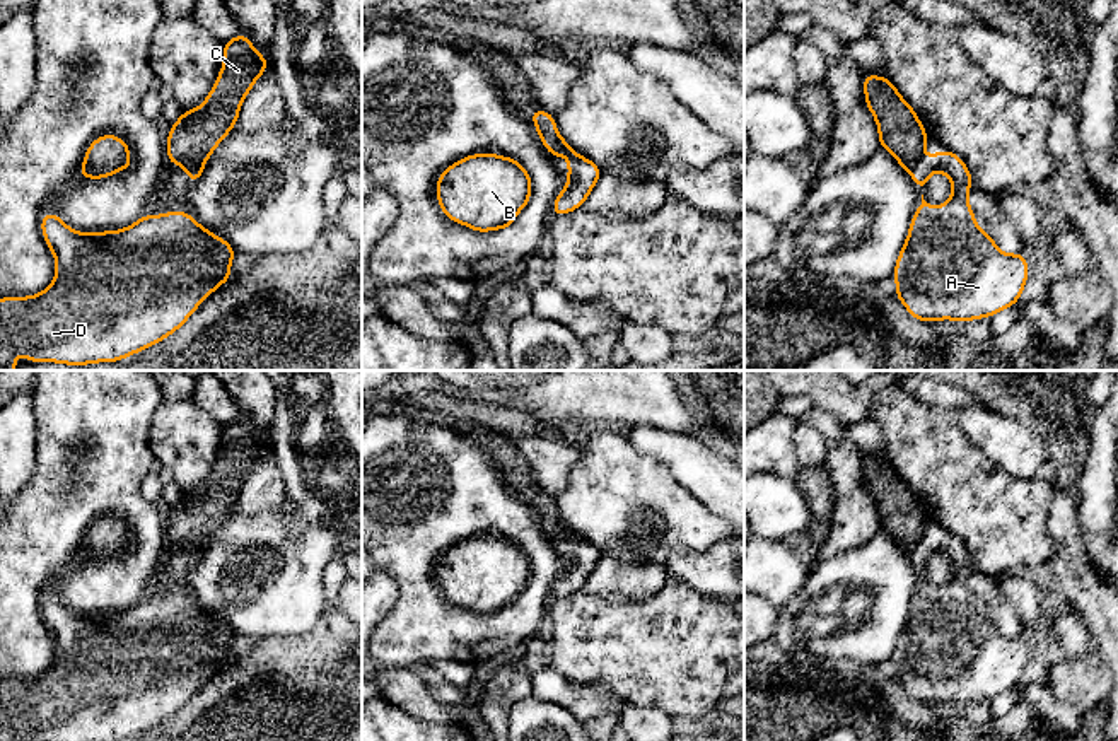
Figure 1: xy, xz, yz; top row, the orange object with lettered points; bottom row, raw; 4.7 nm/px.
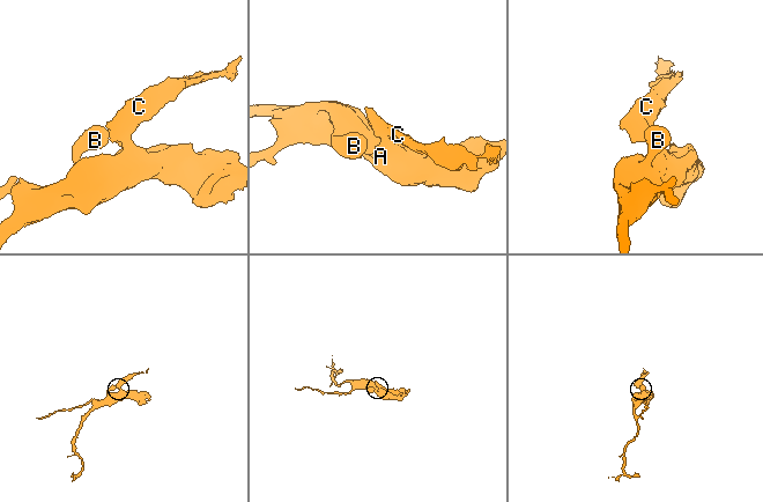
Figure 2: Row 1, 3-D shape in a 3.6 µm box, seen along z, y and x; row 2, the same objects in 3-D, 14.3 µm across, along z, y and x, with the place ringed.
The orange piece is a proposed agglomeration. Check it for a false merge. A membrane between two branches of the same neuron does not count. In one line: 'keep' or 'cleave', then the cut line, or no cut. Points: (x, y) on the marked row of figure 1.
cleave | xy (202, 164), (186, 168)

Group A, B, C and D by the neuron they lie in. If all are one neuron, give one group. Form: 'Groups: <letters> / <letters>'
Groups: A B D / C

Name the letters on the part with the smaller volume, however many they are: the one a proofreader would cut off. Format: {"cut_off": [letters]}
{"cut_off": ["C"]}

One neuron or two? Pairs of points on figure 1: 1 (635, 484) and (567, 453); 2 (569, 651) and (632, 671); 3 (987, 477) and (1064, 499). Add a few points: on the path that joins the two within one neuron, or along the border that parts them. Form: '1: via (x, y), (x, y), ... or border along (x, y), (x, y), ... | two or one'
1: border along (577, 446), (577, 460), (569, 484), (558, 492) | two
2: via (584, 651), (611, 651), (617, 656) | one
3: border along (1055, 485), (1048, 535) | two

